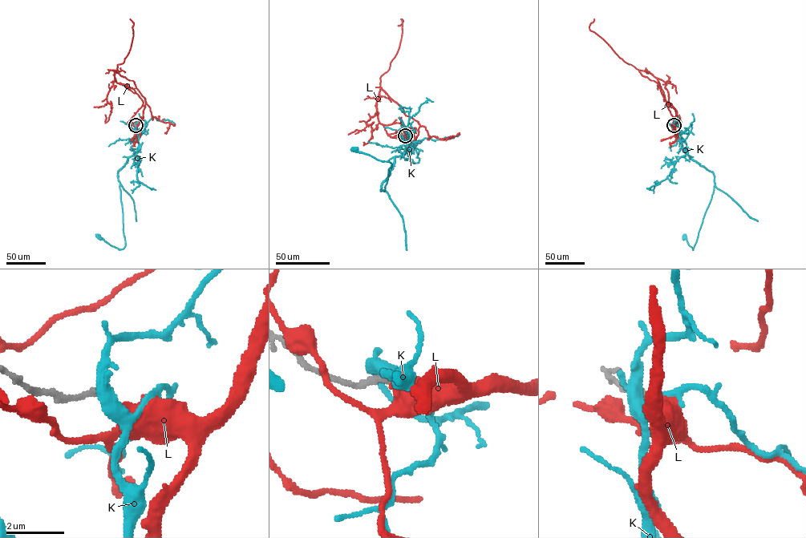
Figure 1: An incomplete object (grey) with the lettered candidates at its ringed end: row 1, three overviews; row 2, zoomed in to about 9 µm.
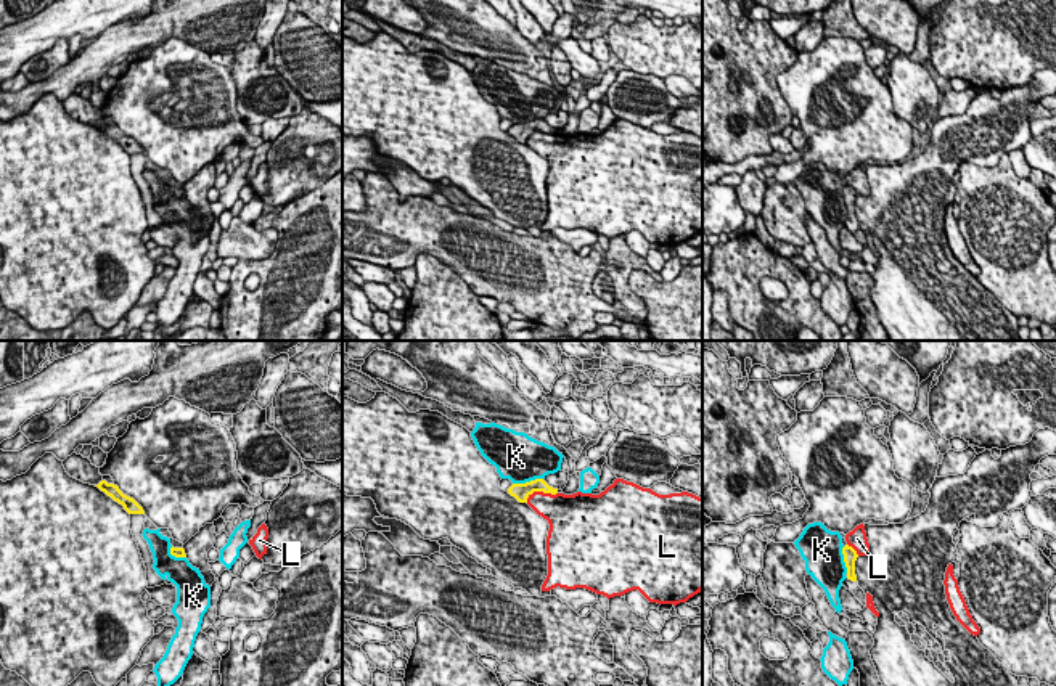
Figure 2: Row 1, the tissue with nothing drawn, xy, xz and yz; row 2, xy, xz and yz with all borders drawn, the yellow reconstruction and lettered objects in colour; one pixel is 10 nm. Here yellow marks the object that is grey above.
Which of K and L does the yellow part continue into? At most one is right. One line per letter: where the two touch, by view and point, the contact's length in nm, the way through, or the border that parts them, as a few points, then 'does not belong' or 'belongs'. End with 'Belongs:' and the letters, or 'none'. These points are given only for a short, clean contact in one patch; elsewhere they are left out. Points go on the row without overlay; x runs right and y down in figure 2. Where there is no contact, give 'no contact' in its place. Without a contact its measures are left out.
K: contact xz (528, 122); length 320 nm; does not belong
L: contact xz (540, 130); length 340 nm; border xz (556, 132), (534, 132), (526, 142); does not belong
Belongs: none

